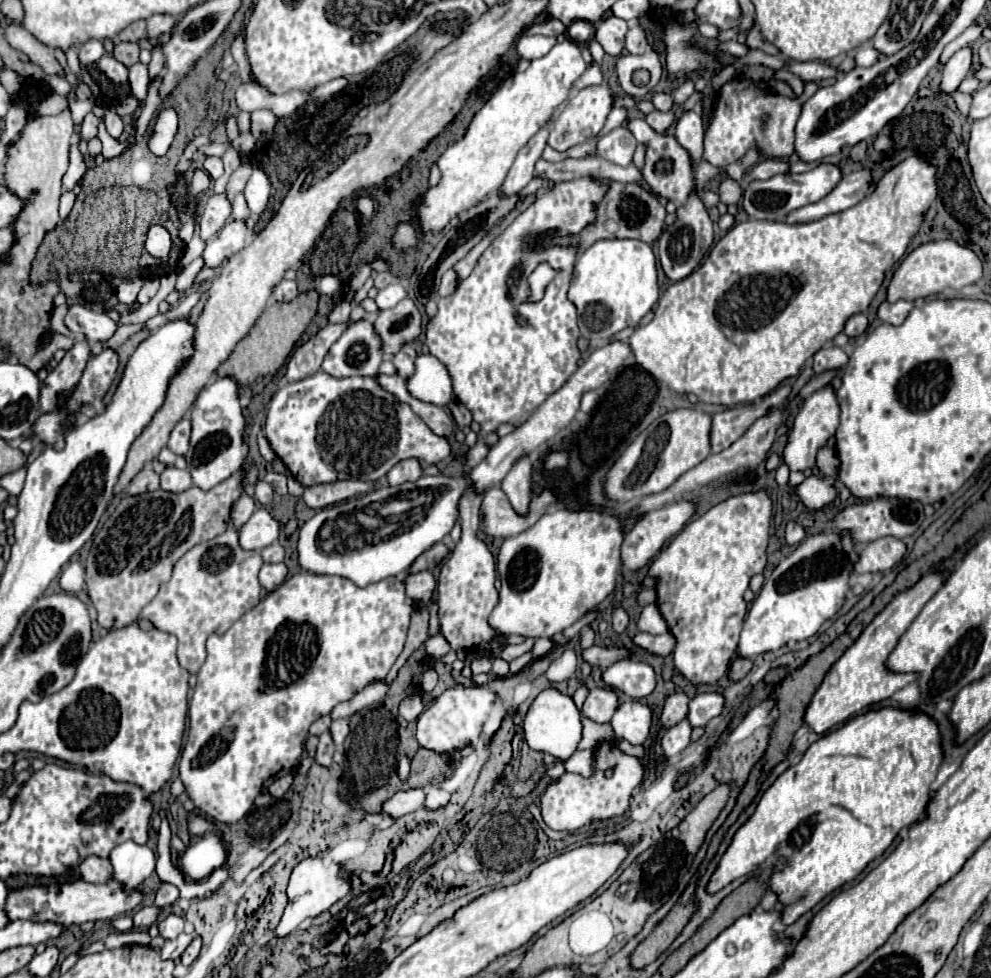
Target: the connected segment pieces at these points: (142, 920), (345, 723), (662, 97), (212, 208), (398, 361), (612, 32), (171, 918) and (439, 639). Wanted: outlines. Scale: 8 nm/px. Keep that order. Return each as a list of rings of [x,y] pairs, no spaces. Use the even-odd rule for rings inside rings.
[[[157,906],[139,908],[139,910],[133,914],[133,924],[135,924],[137,930],[145,930],[145,928],[149,928],[151,924],[157,922],[159,914],[161,914],[161,908],[157,908]]]
[[[341,718],[341,720],[335,720],[331,724],[331,736],[333,736],[333,740],[335,740],[337,746],[343,746],[347,734],[349,734],[349,720]]]
[[[655,94],[651,102],[653,102],[653,106],[655,106],[657,110],[661,110],[661,112],[669,112],[669,110],[673,108],[673,98],[671,98],[669,94]]]
[[[225,194],[209,196],[207,204],[201,208],[201,214],[197,218],[201,240],[211,240],[215,232],[219,232],[227,224],[229,214],[231,214],[231,202],[225,198]]]
[[[403,344],[401,350],[393,356],[393,364],[397,366],[397,374],[399,374],[401,378],[407,378],[407,376],[413,374],[415,356],[417,356],[417,352],[415,352],[415,348],[413,348],[411,344]]]
[[[609,16],[595,24],[595,40],[603,46],[603,50],[611,56],[621,56],[625,48],[625,32],[629,30],[627,22],[615,16]]]
[[[169,914],[165,920],[159,922],[159,934],[167,940],[177,938],[185,930],[185,920],[177,914]]]
[[[437,634],[437,636],[429,636],[427,638],[427,642],[425,642],[425,652],[431,656],[431,658],[441,658],[441,656],[445,656],[447,652],[449,652],[449,642],[441,636],[441,634]]]

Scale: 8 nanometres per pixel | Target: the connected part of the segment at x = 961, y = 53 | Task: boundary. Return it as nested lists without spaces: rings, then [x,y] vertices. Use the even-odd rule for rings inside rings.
[[[965,46],[961,50],[957,50],[949,62],[943,68],[943,80],[941,80],[941,90],[945,94],[951,94],[957,90],[957,86],[961,84],[961,80],[969,74],[971,70],[971,60],[973,60],[973,50],[971,46]]]

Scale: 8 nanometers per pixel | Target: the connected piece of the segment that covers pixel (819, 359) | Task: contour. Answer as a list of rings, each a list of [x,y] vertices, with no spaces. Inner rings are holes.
[[[831,346],[831,348],[821,348],[815,356],[813,356],[813,370],[817,374],[825,372],[825,370],[831,370],[831,368],[845,368],[847,364],[847,354],[837,348],[837,346]]]

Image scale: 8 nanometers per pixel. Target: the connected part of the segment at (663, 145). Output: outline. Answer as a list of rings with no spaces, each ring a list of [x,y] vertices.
[[[633,118],[627,122],[627,128],[639,144],[647,144],[647,154],[645,154],[645,166],[643,166],[643,176],[645,182],[651,186],[653,194],[667,198],[675,204],[683,204],[687,194],[691,192],[691,184],[693,184],[693,164],[689,160],[687,150],[681,148],[681,144],[673,138],[673,136],[661,136],[659,132],[655,132],[643,118]]]

